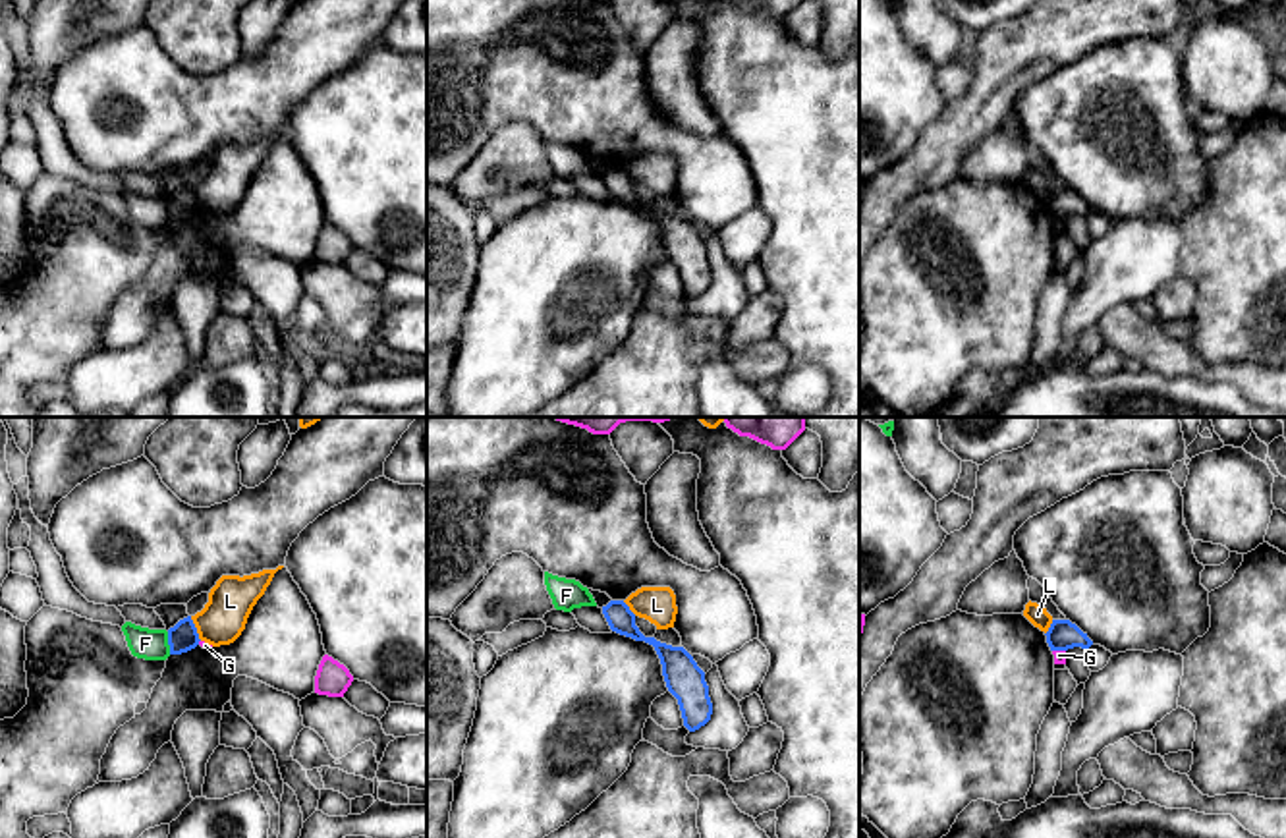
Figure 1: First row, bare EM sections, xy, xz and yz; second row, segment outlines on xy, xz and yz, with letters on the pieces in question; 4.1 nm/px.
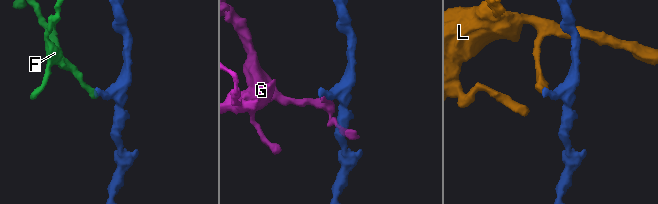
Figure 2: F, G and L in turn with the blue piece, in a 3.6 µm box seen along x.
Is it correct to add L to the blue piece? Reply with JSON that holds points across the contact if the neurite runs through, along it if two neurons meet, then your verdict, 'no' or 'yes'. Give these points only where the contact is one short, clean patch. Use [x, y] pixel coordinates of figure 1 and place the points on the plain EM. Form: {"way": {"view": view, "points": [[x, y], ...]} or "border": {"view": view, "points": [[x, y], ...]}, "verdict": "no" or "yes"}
{"border": {"view": "xy", "points": [[190, 184], [201, 207]]}, "verdict": "no"}

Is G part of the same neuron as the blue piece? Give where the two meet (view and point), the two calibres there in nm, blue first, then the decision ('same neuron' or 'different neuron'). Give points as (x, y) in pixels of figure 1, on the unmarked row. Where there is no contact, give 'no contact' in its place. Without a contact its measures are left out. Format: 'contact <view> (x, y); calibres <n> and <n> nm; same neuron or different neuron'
contact yz (1059, 217); calibres 120 and 50 nm; different neuron

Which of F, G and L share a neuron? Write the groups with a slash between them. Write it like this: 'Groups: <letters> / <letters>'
Groups: F / G / L

